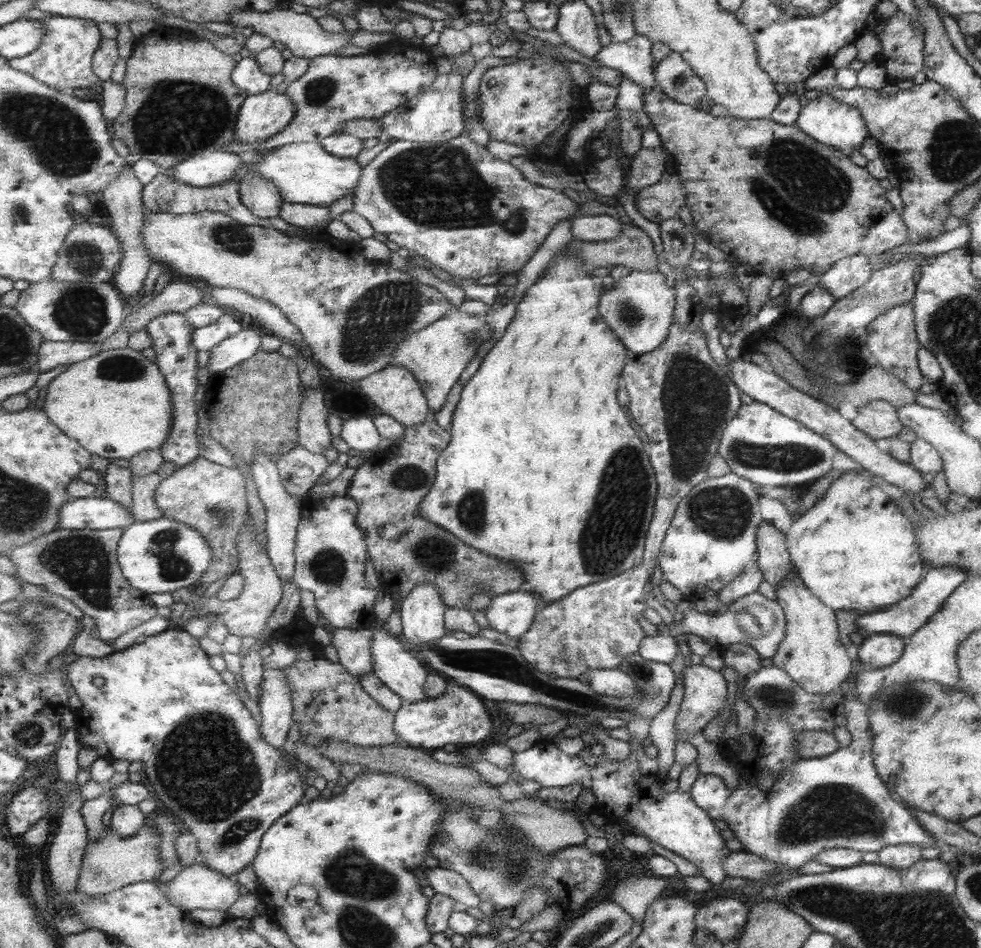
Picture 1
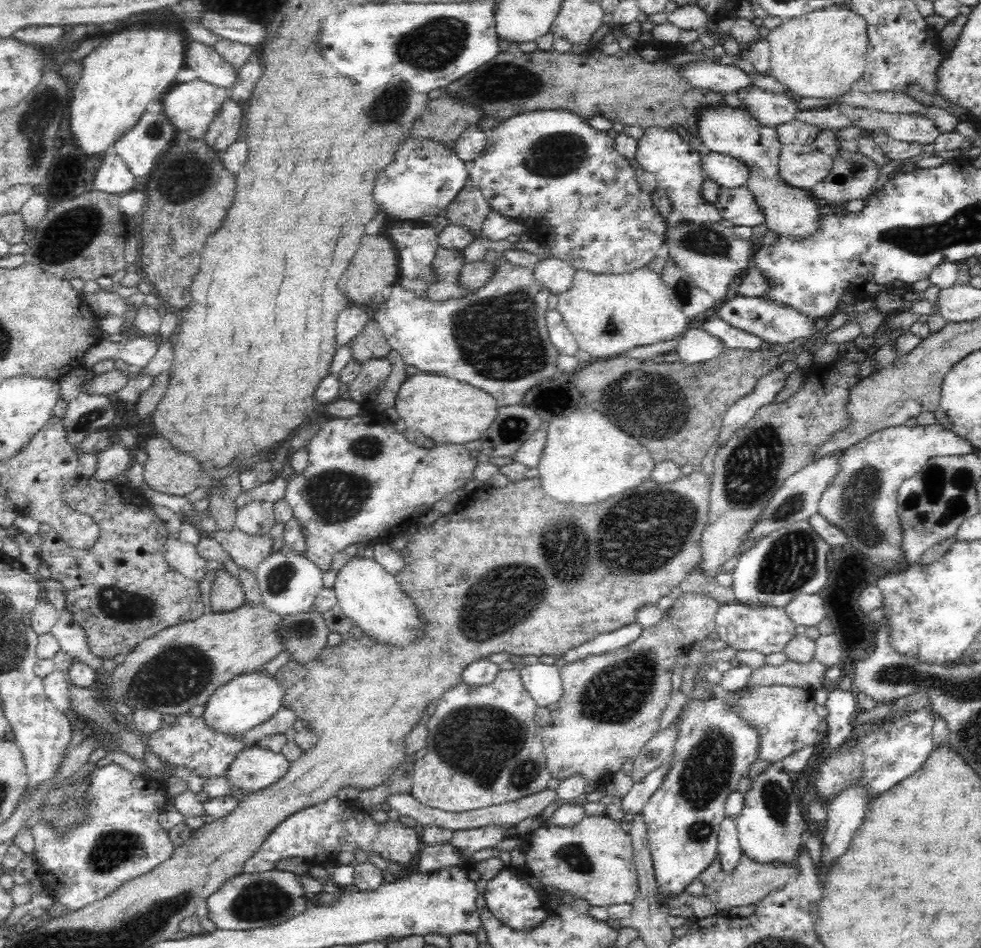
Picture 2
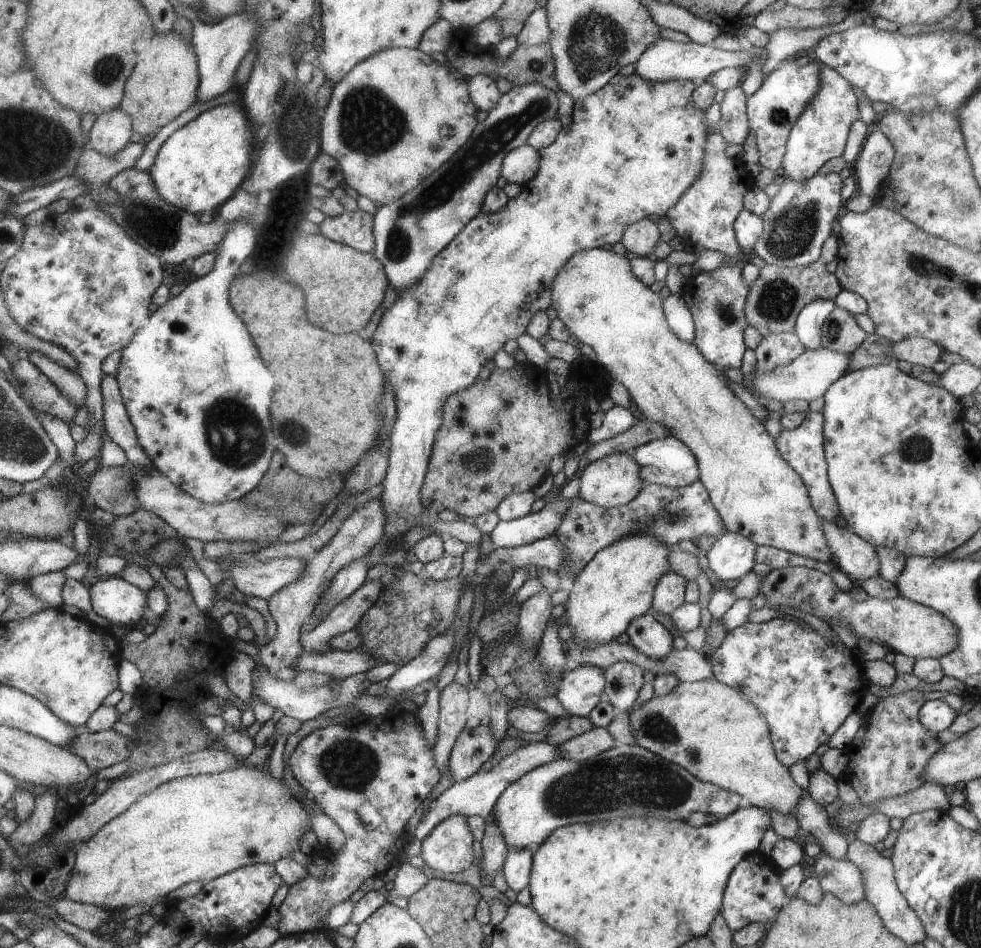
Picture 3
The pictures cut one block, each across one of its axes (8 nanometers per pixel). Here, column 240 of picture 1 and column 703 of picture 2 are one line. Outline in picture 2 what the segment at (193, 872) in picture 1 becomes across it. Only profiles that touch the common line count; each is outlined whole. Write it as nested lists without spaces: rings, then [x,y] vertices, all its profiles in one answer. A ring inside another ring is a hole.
[[[744,856],[740,860],[740,864],[732,870],[720,870],[712,882],[708,882],[704,886],[702,896],[716,908],[716,910],[738,910],[738,908],[752,908],[756,906],[760,900],[764,900],[768,894],[780,890],[786,886],[788,878],[794,876],[798,872],[798,868],[784,868],[784,866],[758,866],[754,862],[748,862]]]

